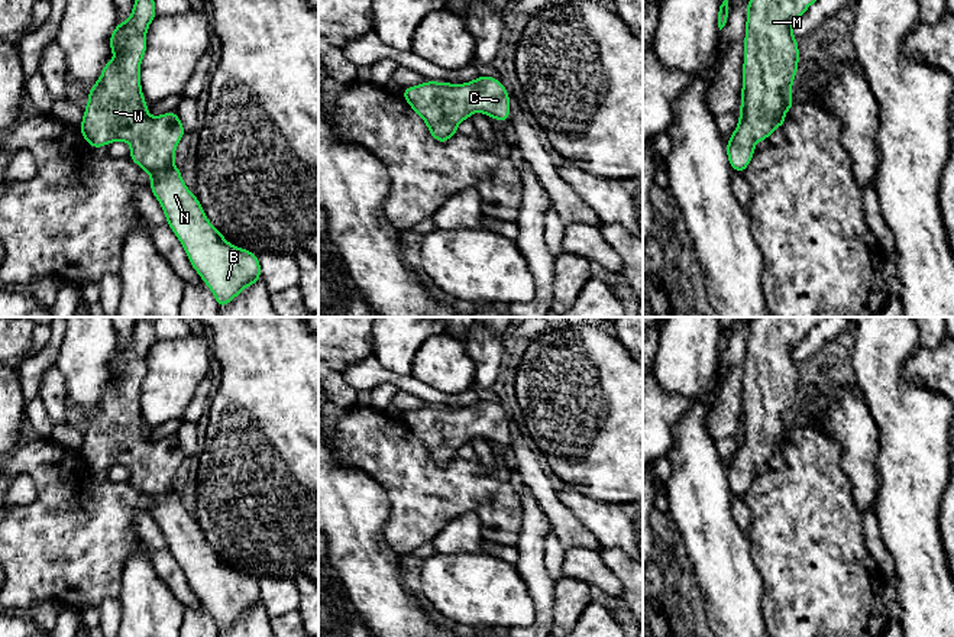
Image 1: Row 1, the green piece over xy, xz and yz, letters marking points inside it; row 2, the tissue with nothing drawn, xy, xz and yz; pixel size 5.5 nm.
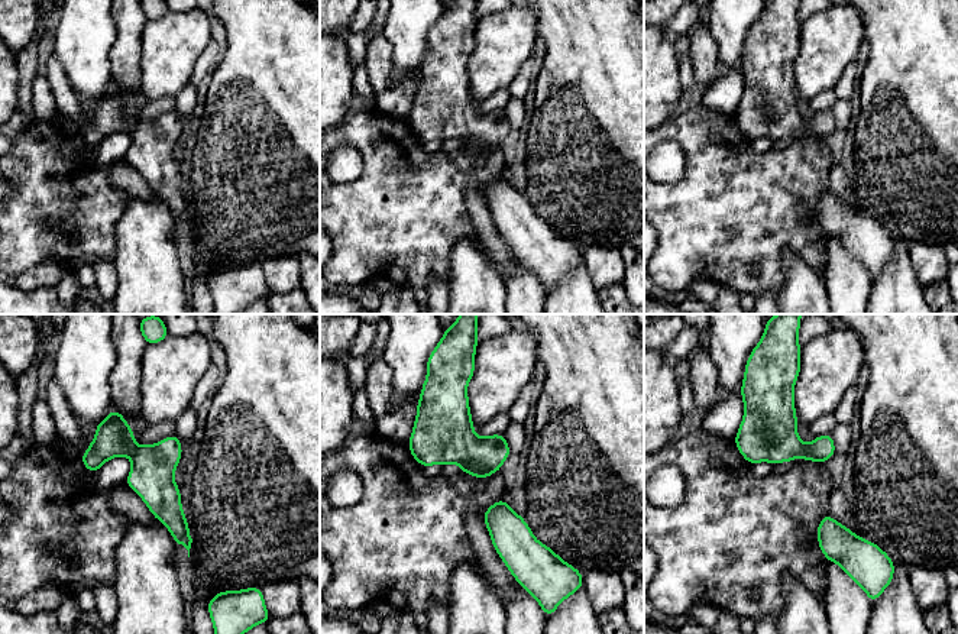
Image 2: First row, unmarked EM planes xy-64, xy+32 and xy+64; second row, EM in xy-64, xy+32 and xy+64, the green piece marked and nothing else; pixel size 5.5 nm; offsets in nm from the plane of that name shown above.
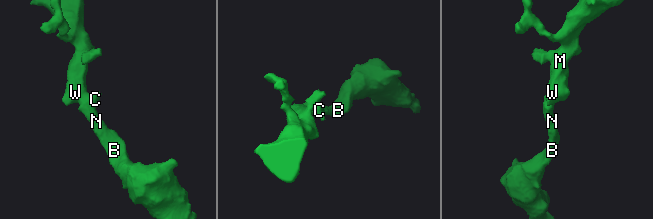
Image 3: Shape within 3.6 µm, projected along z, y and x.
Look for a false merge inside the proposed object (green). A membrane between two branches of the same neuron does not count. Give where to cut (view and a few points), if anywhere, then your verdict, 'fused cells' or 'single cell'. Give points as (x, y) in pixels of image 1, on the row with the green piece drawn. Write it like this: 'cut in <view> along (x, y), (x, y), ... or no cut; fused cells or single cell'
no cut; single cell

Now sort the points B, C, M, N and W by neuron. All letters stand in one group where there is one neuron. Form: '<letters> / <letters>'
B C M N W

